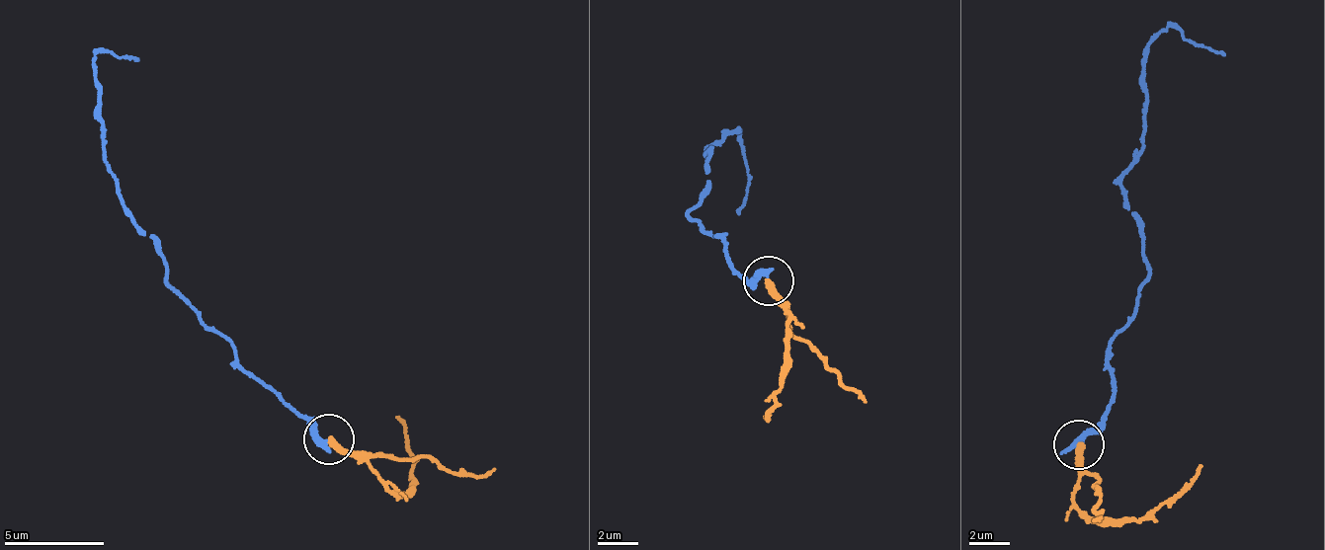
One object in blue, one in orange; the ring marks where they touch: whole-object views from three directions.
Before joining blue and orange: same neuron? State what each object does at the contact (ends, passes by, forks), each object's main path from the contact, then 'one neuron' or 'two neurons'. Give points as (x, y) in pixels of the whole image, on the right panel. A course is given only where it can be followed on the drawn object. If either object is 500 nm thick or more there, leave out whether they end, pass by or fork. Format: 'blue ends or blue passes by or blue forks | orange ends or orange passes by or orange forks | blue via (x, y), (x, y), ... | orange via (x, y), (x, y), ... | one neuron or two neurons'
blue ends | orange ends | blue via (1077, 443), (1114, 392), (1105, 355), (1148, 272), (1126, 168), (1143, 124), (1146, 45), (1171, 26), (1226, 54) | orange via (1077, 443), (1074, 488), (1089, 517), (1137, 521), (1200, 463) | two neurons

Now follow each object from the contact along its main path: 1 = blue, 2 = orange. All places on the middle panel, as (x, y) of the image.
1: (770, 279), (741, 274), (726, 236), (708, 236), (692, 217), (710, 182), (706, 145), (742, 128), (738, 216)
2: (770, 279), (786, 310), (787, 341), (779, 388), (763, 416)

